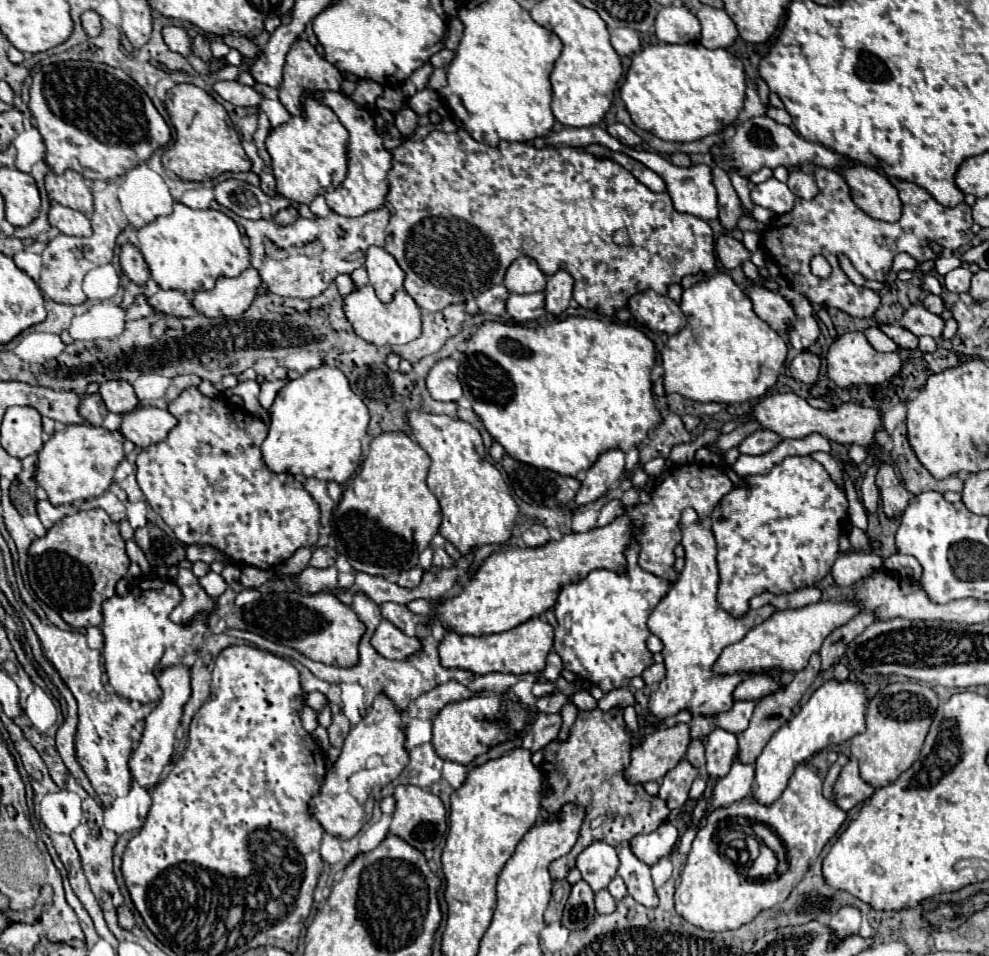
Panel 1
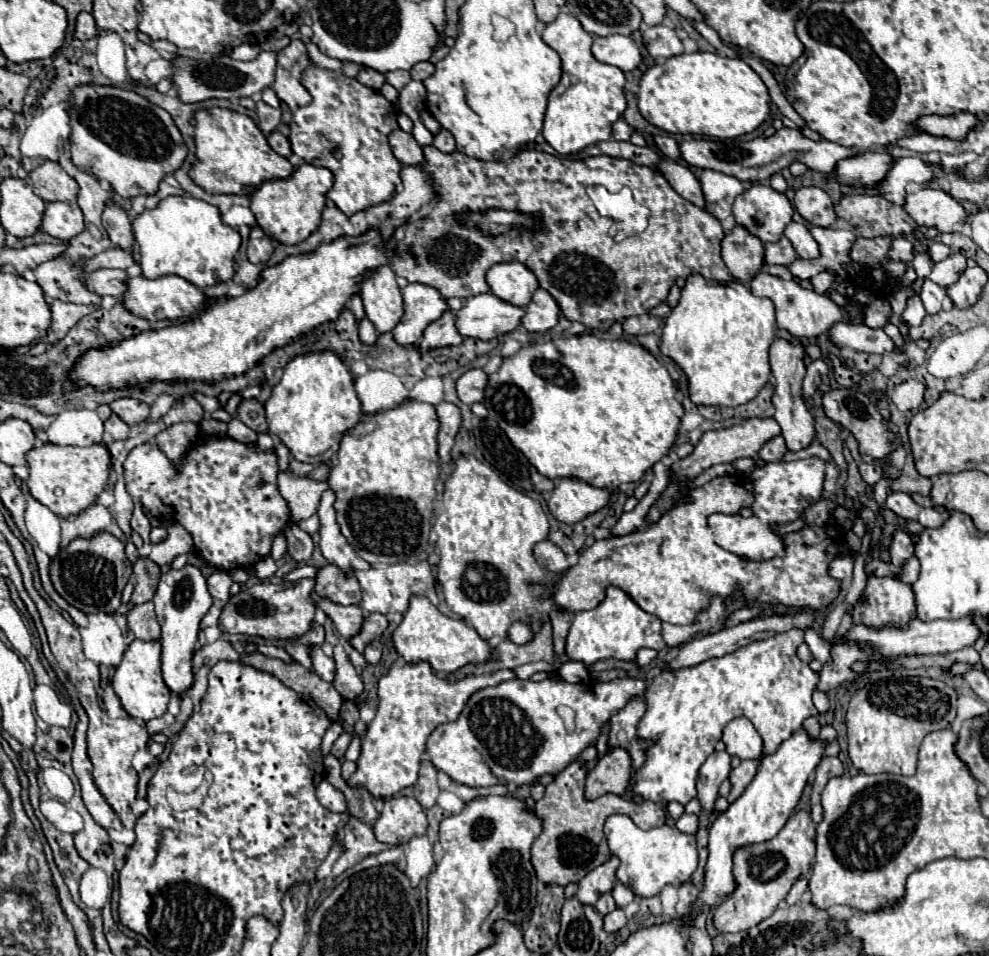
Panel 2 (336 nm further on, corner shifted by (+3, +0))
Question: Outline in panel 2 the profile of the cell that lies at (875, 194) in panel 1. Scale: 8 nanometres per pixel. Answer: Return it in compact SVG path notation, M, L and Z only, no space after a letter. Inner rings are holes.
M922 187L916 193L906 195L904 211L922 227L938 227L942 233L952 233L952 225L958 223L966 211L942 189Z

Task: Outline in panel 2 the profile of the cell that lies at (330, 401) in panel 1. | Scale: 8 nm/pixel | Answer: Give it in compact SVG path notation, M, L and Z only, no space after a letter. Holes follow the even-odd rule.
M330 351L294 357L270 399L264 403L268 433L276 435L302 463L324 463L336 455L342 437L360 423L362 409L354 393L354 377L340 357Z

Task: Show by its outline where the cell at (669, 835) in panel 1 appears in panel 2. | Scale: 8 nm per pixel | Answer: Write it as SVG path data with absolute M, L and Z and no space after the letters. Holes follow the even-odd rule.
M610 815L604 825L604 833L608 839L610 851L620 859L620 867L616 877L620 883L628 885L634 893L642 897L658 895L664 885L680 885L690 879L690 875L698 867L696 839L694 835L682 833L676 827L662 825L648 831L642 831L634 825L634 821L626 815Z

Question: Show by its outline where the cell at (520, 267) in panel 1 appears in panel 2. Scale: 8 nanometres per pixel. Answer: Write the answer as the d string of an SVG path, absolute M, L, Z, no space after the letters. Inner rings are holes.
M518 261L512 263L498 263L486 275L492 293L512 305L526 307L532 301L534 291L538 289L536 275Z

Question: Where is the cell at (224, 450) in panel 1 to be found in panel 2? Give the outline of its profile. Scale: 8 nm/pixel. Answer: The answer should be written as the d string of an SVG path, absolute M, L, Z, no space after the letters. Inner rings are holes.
M212 437L212 439L204 439L200 443L194 443L186 453L184 453L184 459L180 459L180 463L172 463L168 459L168 455L164 455L164 451L160 451L160 447L156 447L154 441L148 441L136 449L130 451L128 459L124 461L124 477L126 477L126 491L132 495L132 497L138 497L142 507L150 511L150 517L162 517L162 519L168 519L168 521L174 521L178 525L182 525L194 539L194 549L212 565L212 567L218 567L218 569L226 569L226 571L232 571L232 569L250 569L254 567L262 557L270 555L270 547L272 547L272 541L276 535L280 535L284 531L284 527L290 523L290 507L288 507L288 501L280 495L278 491L278 457L276 457L276 449L260 449L256 443L240 443L236 439L230 439L230 437Z

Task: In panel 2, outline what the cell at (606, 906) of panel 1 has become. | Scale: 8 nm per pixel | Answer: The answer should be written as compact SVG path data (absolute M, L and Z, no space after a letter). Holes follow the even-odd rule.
M614 909L610 911L606 917L604 917L604 931L606 933L612 933L612 931L618 931L626 925L626 915L622 909Z

